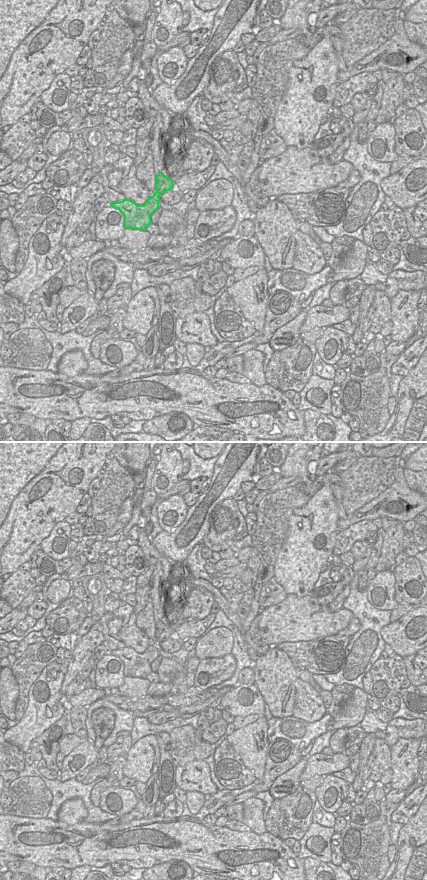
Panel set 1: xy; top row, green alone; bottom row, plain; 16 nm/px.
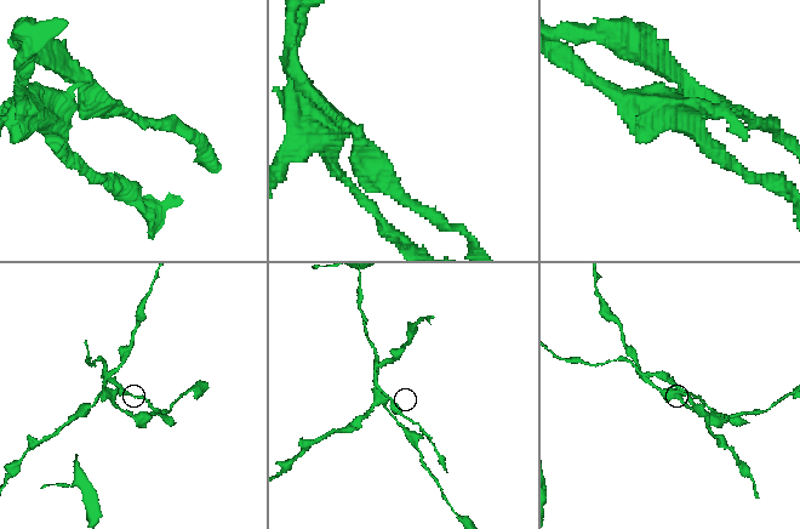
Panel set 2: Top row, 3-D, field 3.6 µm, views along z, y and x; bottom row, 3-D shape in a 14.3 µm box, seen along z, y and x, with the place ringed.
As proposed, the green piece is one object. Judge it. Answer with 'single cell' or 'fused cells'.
fused cells

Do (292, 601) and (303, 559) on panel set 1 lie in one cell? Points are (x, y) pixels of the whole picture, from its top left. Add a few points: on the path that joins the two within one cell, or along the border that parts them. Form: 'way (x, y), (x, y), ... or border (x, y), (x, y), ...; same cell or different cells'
border (287, 594), (295, 594), (299, 597), (307, 595); different cells

